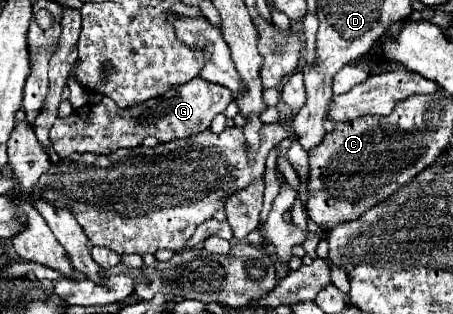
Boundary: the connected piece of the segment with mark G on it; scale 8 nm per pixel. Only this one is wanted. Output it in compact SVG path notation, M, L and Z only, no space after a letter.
M200 76L192 82L186 82L184 86L176 86L176 90L168 90L164 98L150 98L148 102L130 106L128 110L120 110L112 98L104 96L102 102L80 106L80 110L74 110L68 118L56 118L50 130L50 140L58 156L66 158L74 152L112 154L118 148L134 148L140 146L146 136L154 136L160 142L188 138L206 130L212 118L218 112L224 112L232 100L232 92L226 86L208 82Z

